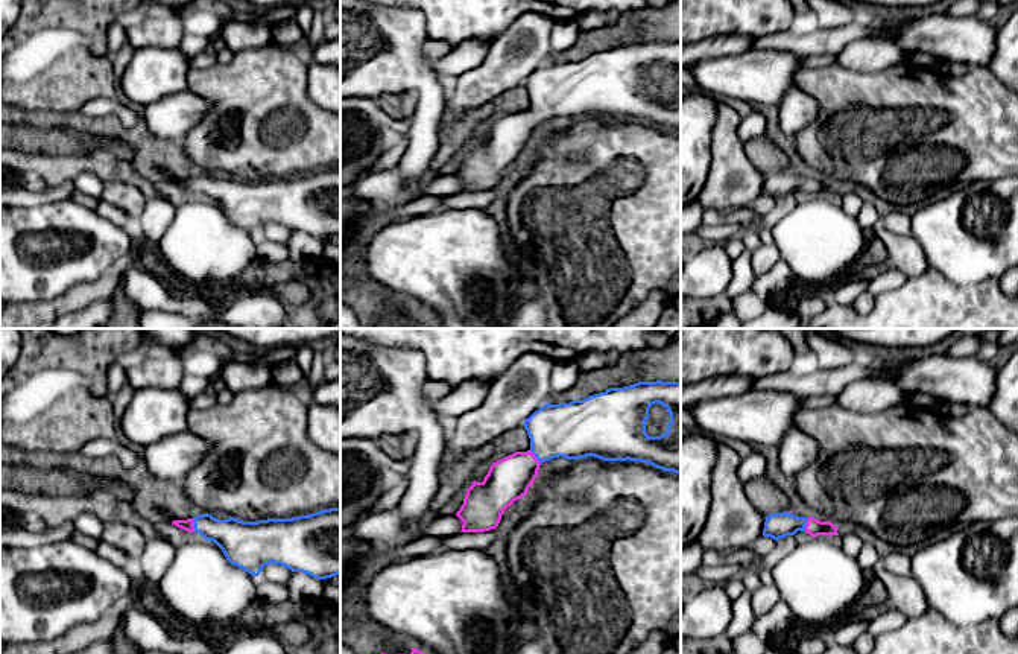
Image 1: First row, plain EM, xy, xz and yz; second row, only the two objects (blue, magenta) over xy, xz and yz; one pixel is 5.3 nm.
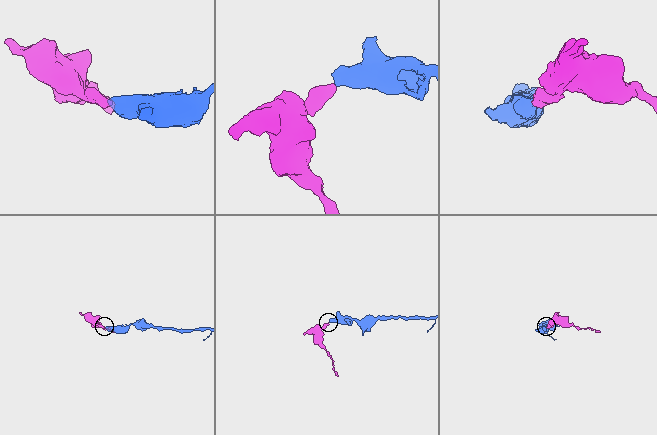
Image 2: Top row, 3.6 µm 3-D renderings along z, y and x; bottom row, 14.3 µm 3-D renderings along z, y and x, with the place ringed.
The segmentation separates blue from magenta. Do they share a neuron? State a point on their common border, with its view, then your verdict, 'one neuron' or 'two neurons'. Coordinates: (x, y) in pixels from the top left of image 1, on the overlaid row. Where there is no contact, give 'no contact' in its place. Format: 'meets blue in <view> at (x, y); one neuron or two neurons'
meets blue in xz at (537, 458); one neuron

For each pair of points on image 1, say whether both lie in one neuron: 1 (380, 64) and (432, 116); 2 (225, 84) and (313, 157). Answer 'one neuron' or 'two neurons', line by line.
1: one neuron
2: one neuron

